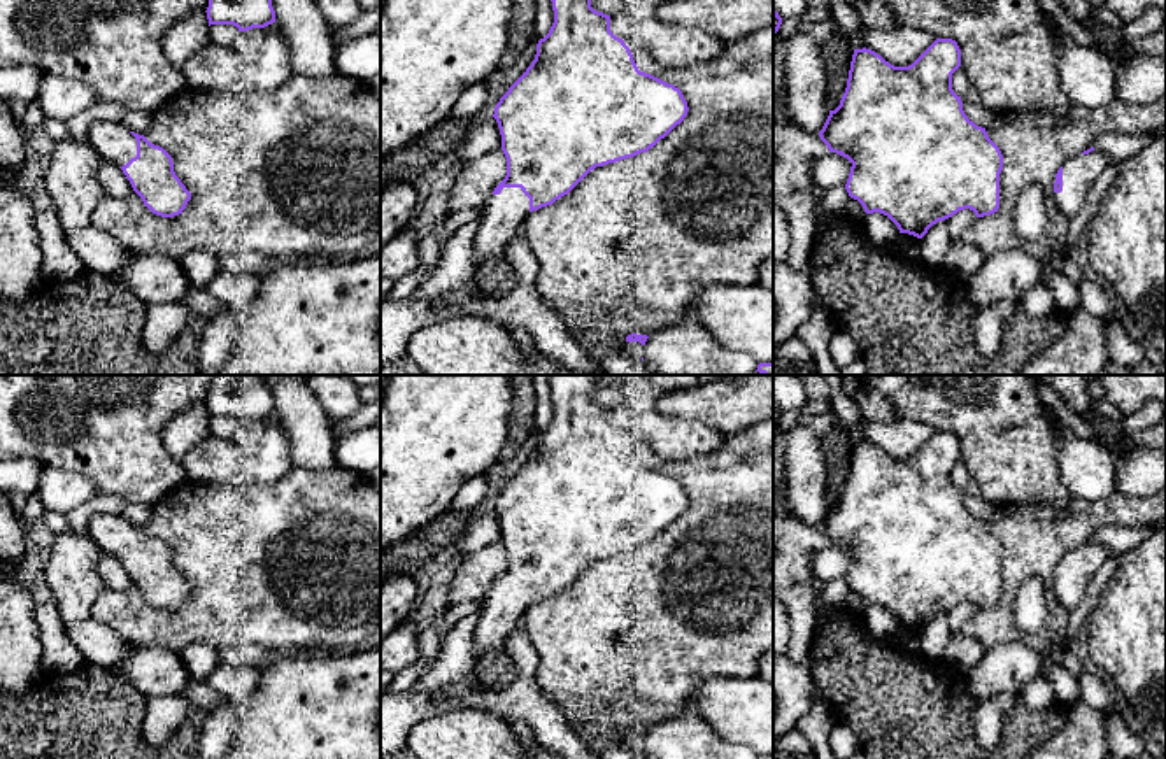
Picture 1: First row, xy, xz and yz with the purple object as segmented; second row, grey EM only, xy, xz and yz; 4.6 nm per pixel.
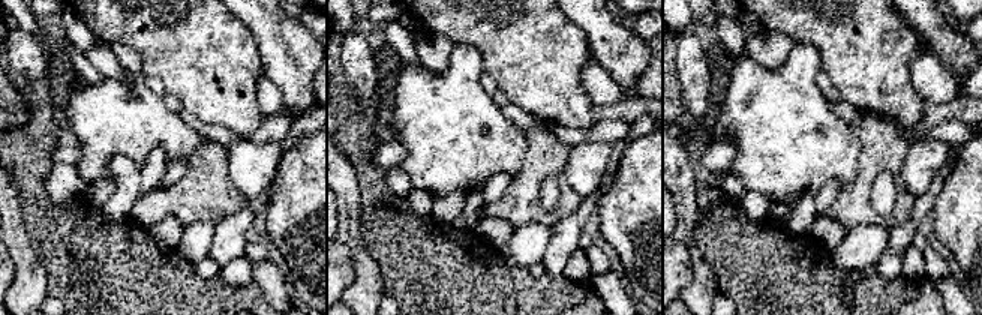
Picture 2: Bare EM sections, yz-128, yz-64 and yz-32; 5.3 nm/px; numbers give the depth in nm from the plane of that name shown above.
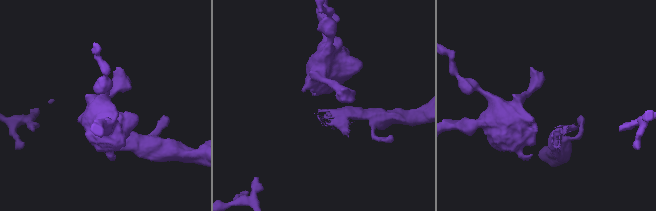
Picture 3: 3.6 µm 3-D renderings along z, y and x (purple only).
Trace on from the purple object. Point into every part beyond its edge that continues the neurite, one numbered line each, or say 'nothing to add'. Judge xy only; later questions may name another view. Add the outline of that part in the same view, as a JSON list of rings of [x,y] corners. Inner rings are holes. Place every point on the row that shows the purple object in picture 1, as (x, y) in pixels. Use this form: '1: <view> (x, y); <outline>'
1: xy (113, 141); [[[98,121],[88,131],[95,151],[116,167],[137,156],[137,140],[121,121]]]

